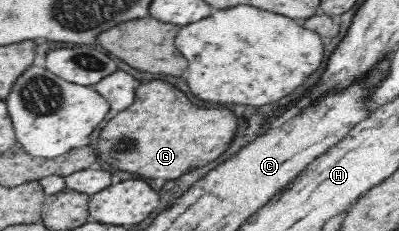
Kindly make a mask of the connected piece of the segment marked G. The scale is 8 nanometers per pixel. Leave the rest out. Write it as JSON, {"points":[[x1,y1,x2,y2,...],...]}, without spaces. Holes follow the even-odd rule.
{"points":[[151,81,137,89,137,99,129,109,115,115,100,131,98,156,121,171,171,181,215,161,221,153,225,153,235,137,235,129,237,119,229,111,197,109,179,89,163,81],[127,139,135,139,133,149]]}

